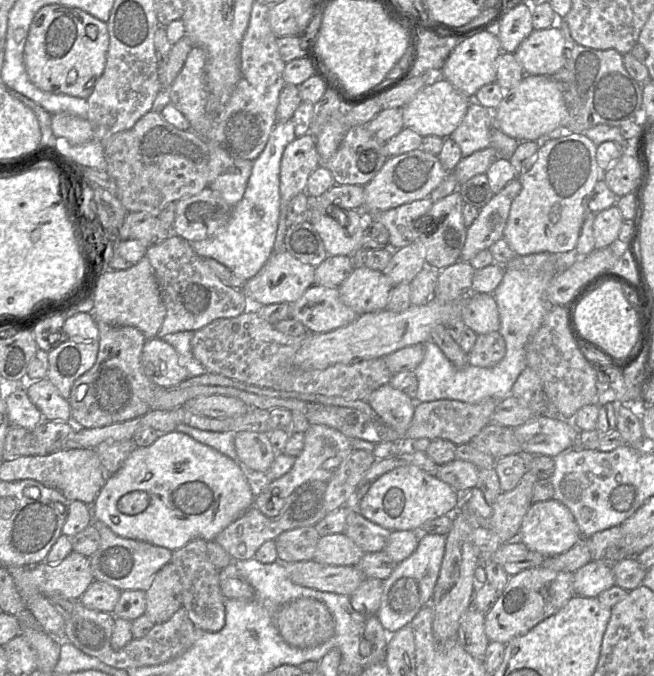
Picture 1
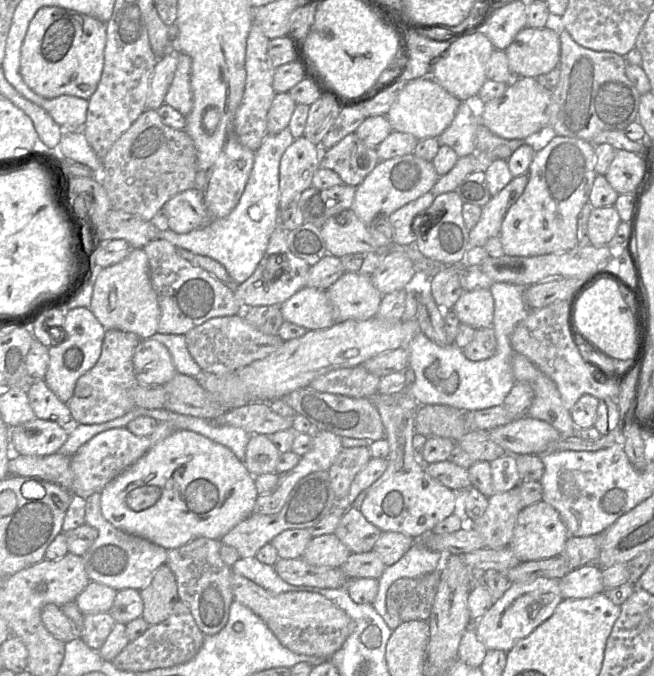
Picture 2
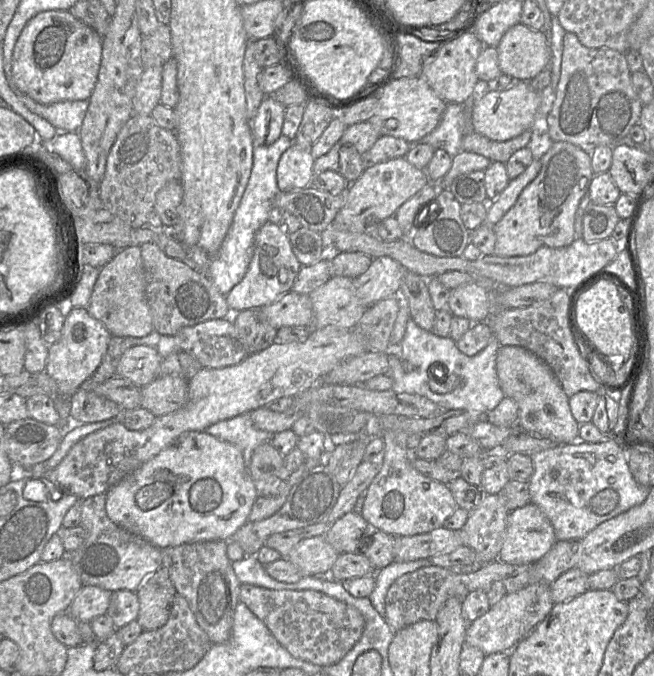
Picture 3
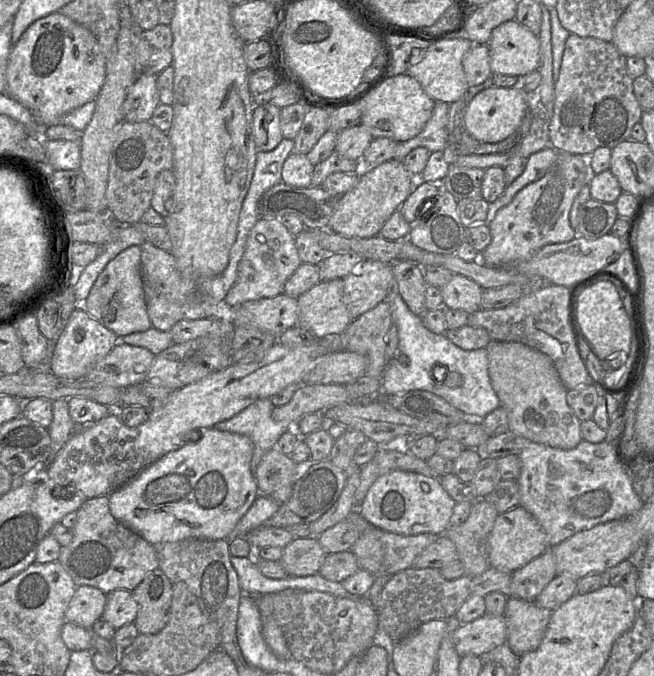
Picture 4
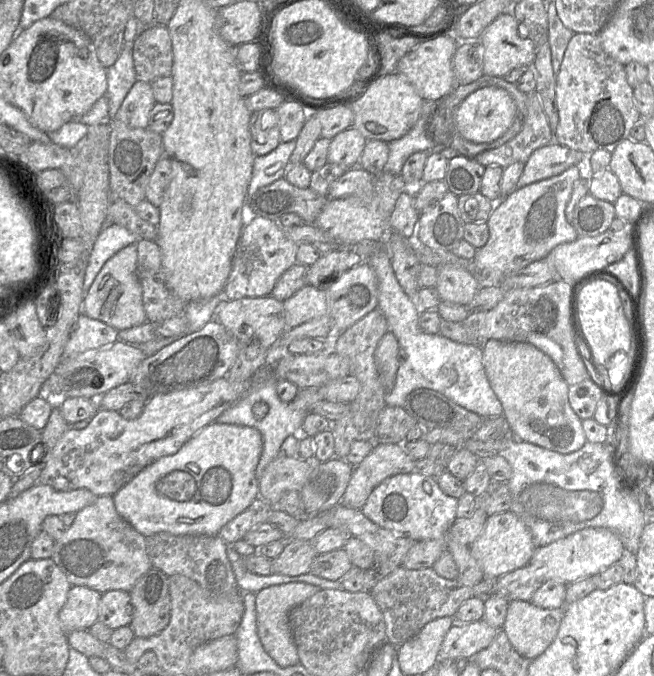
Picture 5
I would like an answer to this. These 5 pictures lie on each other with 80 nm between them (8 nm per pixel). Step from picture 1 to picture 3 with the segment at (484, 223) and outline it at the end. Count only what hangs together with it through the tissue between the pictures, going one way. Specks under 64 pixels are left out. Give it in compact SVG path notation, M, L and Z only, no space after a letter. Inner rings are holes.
M533 159L526 170L509 181L506 188L493 201L489 201L485 224L494 226L515 204L522 190L532 182L541 170L540 159Z

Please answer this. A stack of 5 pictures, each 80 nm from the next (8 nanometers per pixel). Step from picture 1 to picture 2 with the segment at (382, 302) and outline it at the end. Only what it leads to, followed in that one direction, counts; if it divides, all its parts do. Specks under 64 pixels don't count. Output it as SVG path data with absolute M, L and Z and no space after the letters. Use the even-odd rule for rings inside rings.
M345 272L326 289L326 293L333 307L335 323L350 319L363 321L375 317L383 296L373 285L371 275L354 272Z

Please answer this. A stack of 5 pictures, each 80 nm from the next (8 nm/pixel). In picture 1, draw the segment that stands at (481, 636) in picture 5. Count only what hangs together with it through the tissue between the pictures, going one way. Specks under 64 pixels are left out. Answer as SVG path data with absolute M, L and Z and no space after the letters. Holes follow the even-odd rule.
M544 567L525 569L510 576L497 602L485 615L486 636L489 641L507 644L513 638L526 634L538 623L556 614L574 596L573 573Z

